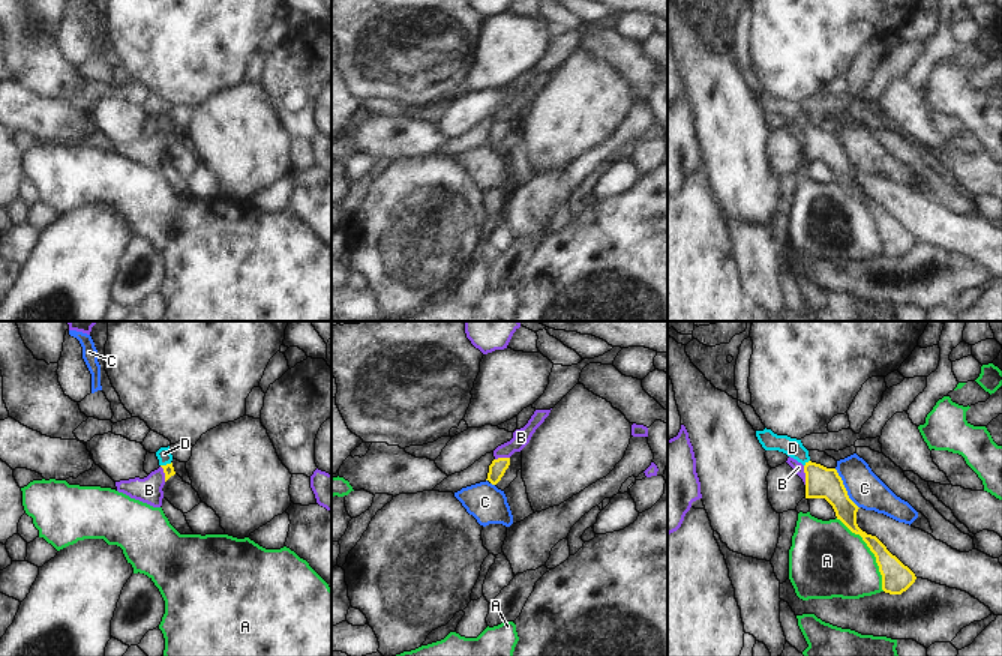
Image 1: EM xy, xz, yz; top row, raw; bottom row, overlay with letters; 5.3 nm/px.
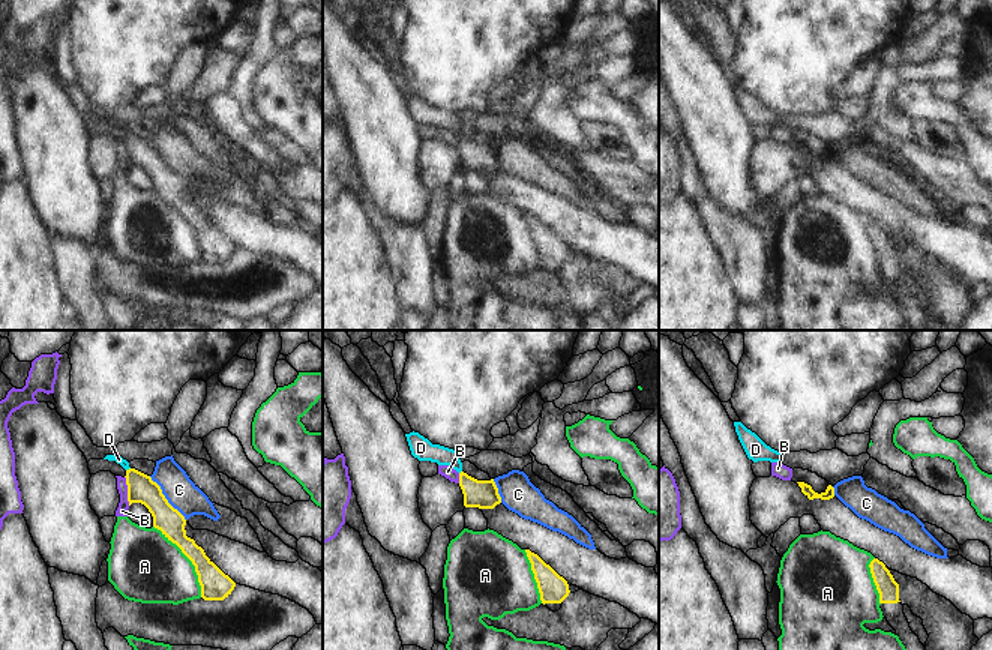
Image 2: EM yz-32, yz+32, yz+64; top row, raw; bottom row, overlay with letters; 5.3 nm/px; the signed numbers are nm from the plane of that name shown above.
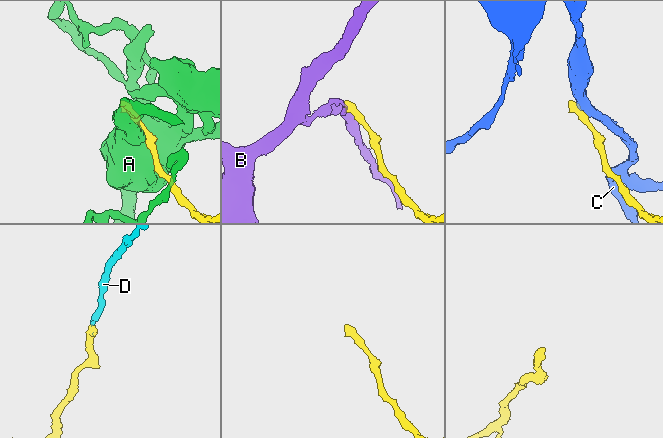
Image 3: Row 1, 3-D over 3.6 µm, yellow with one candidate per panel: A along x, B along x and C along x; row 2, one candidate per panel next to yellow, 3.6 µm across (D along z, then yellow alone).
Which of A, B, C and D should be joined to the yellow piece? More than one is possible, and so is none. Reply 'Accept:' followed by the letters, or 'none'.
Accept: D

